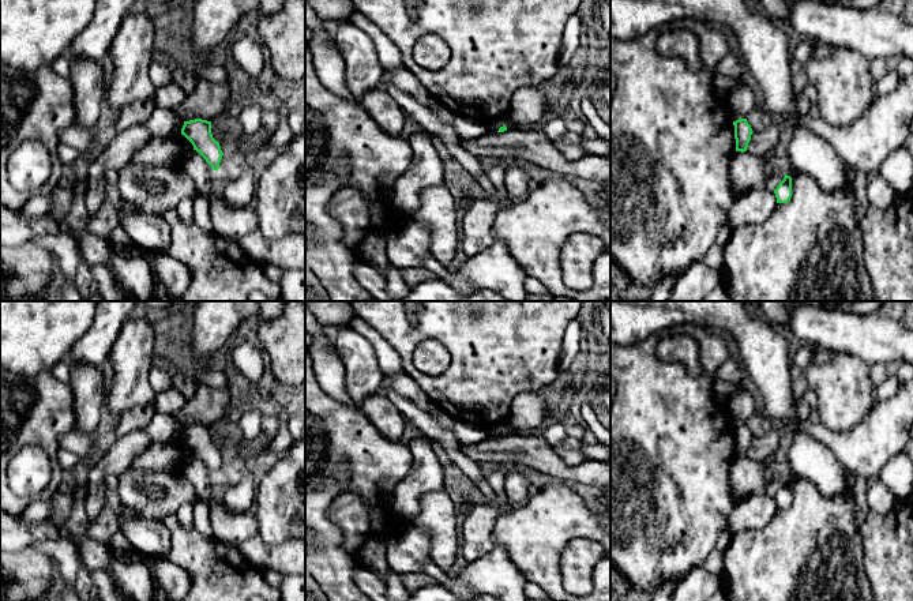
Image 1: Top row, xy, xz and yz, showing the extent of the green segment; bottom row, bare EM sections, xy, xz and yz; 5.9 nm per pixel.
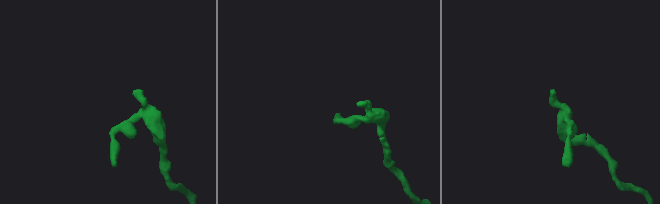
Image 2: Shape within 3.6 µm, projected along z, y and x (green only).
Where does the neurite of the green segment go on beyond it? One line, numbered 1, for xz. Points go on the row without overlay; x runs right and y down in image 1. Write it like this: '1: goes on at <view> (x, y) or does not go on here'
1: does not go on here

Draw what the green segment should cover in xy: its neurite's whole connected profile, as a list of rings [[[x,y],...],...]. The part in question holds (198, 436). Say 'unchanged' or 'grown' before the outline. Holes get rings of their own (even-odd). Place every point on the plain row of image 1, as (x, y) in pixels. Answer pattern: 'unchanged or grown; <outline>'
unchanged; [[[202,424],[184,427],[181,440],[192,448],[194,455],[196,455],[214,476],[219,474],[223,458],[219,448],[213,443],[211,427]]]

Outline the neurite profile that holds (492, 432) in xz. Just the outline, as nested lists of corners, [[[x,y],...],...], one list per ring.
[[[501,422],[493,428],[486,428],[488,439],[497,437],[500,432],[506,431],[507,435],[518,435],[518,433],[526,433],[523,431],[516,431],[511,428],[507,422]]]

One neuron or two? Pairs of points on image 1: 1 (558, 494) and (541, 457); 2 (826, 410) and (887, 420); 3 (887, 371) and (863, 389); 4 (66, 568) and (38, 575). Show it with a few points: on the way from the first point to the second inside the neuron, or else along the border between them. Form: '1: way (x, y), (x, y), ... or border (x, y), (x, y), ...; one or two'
1: border (555, 479), (566, 483); two
2: border (876, 399), (860, 421), (849, 429), (836, 431); two
3: border (868, 367), (868, 375), (875, 387); two
4: border (32, 548), (45, 552), (52, 559), (56, 574); two

